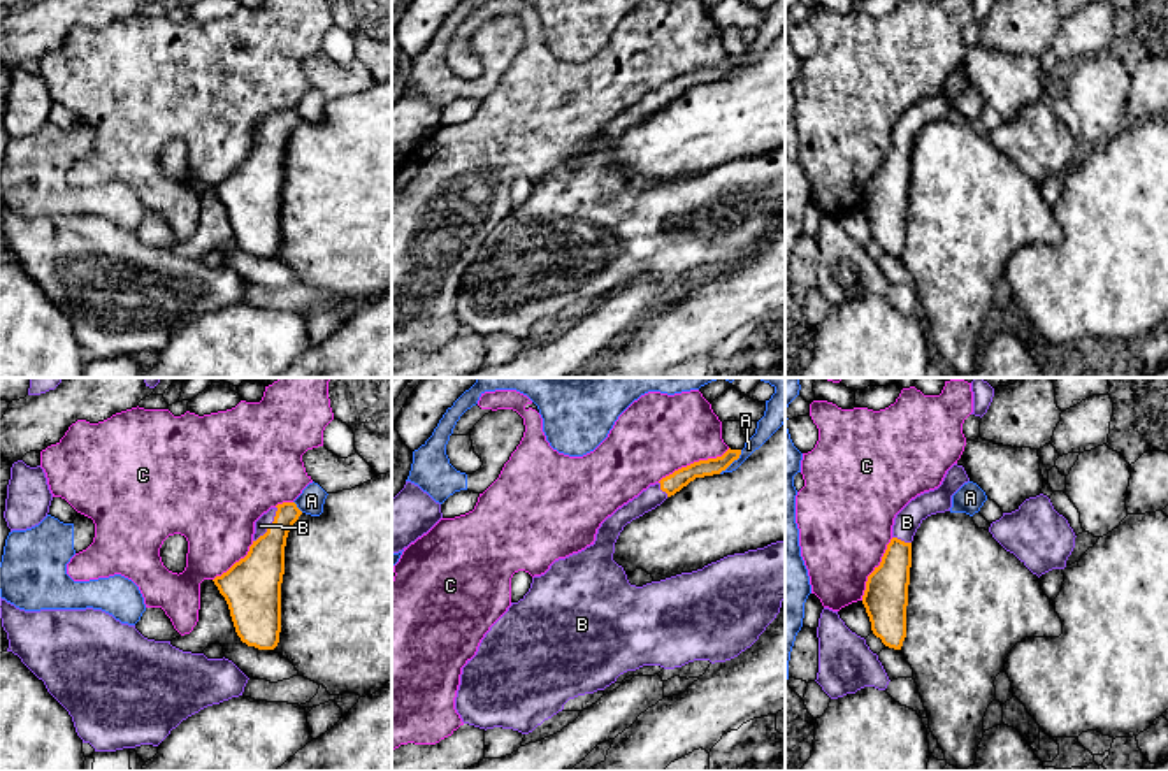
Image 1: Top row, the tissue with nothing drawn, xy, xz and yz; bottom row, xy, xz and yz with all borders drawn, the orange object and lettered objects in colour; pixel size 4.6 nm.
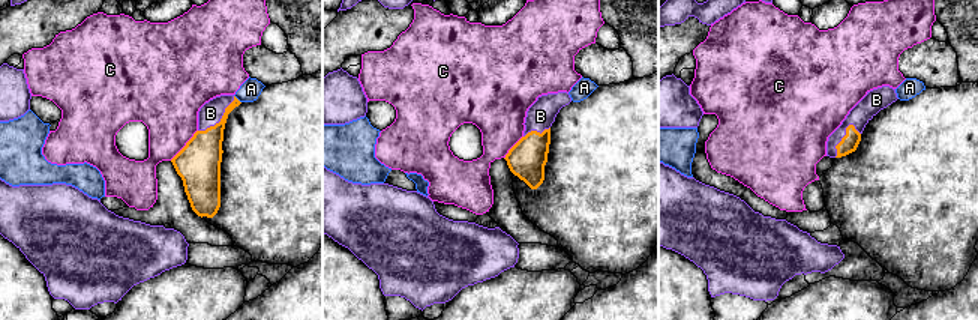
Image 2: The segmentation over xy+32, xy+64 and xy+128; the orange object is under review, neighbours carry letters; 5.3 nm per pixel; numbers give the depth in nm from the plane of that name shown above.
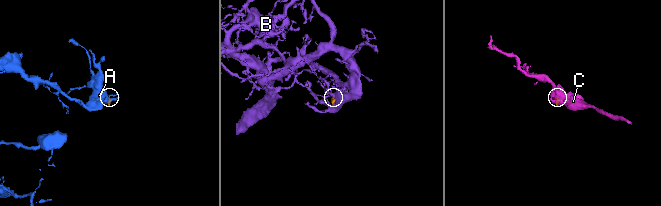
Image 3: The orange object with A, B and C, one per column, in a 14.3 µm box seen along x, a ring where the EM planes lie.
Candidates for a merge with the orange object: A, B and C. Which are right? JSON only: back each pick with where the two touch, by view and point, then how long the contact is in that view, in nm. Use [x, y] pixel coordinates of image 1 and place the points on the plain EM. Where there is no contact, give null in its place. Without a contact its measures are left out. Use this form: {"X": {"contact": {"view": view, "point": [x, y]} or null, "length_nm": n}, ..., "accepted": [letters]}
{"B": {"contact": {"view": "xy", "point": [269, 132]}, "length_nm": 200}, "accepted": ["B"]}

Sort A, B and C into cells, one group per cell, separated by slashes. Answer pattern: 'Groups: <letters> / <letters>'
Groups: A / B / C

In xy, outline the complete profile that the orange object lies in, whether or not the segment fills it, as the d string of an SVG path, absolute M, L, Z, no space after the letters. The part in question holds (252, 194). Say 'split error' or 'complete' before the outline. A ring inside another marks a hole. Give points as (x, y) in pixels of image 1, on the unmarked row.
split error | M295 109L270 114L255 128L248 162L213 186L228 211L237 242L248 253L274 256L279 249L285 153L300 121Z

